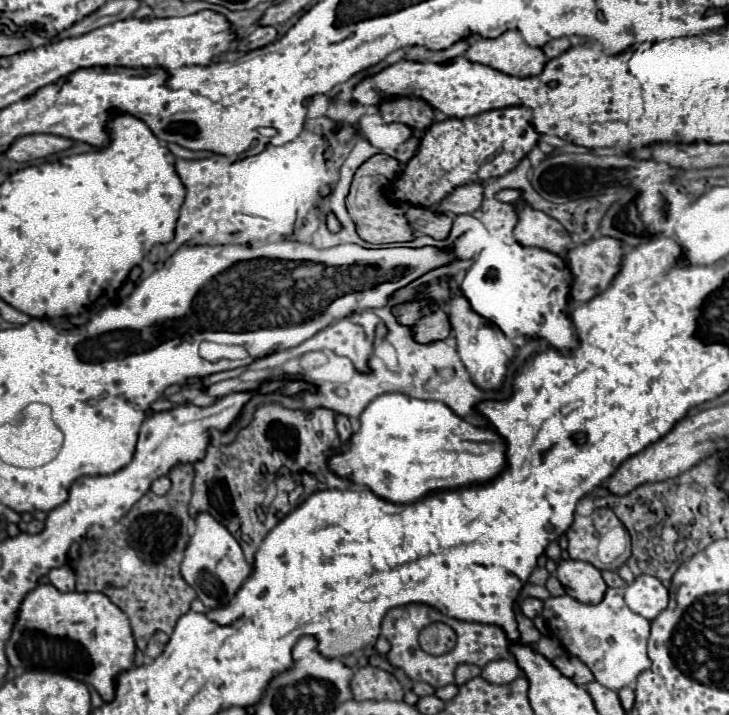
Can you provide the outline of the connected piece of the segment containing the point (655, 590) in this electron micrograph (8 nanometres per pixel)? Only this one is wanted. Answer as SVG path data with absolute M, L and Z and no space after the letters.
M638 576L624 588L628 608L648 620L654 620L668 606L668 590L654 576Z

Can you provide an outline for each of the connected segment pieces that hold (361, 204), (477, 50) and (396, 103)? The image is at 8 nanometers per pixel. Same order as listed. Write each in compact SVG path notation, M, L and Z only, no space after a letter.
M376 154L370 160L366 160L352 182L350 194L346 198L346 208L350 218L356 222L358 234L360 238L364 238L370 244L390 244L390 242L406 242L412 240L412 230L406 222L406 206L402 202L396 202L396 206L392 206L386 190L398 180L398 176L402 174L404 164L400 164L398 160L386 156L386 154Z
M508 30L498 38L476 38L466 50L470 62L478 62L496 68L510 76L538 76L546 64L546 54L542 48L526 46L522 34Z
M392 98L384 100L380 106L380 116L384 122L400 122L410 126L414 132L424 132L434 122L434 108L420 98Z

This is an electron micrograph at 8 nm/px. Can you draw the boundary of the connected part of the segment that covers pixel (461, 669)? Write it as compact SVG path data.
M460 664L460 666L456 668L456 686L462 686L462 684L468 682L470 678L480 676L480 672L482 672L482 668L478 668L478 666L474 666L474 664Z

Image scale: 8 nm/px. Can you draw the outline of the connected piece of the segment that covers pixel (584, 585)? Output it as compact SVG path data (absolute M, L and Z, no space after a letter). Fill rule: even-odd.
M558 560L556 578L564 586L566 594L588 604L600 602L608 588L602 580L600 570L594 568L590 562L582 560Z

